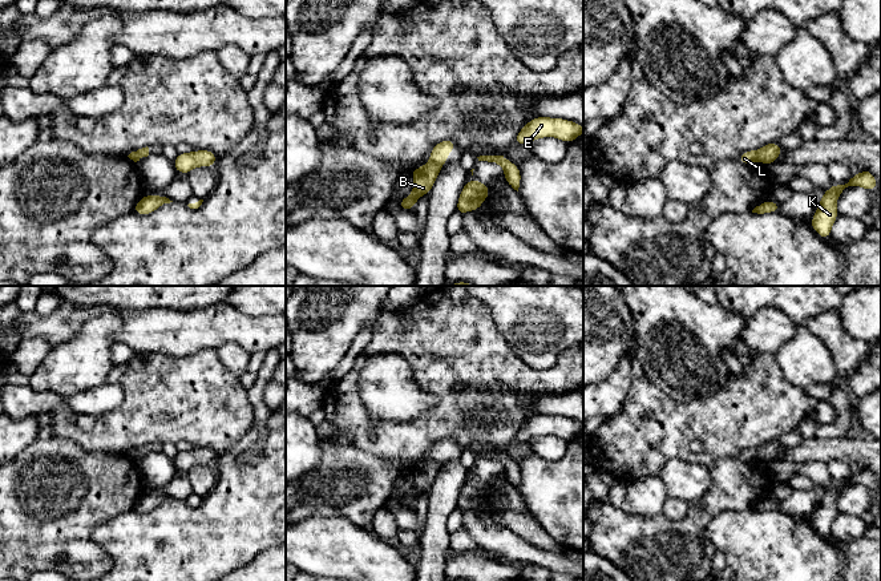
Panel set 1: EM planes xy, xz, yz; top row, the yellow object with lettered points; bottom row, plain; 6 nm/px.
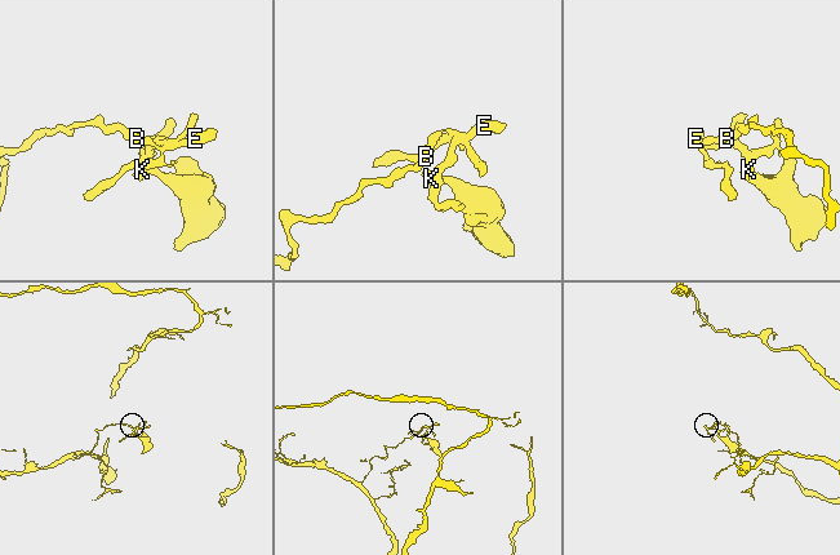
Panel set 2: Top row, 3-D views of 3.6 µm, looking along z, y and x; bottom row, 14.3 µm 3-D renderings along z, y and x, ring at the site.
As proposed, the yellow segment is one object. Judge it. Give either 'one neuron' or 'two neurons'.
two neurons

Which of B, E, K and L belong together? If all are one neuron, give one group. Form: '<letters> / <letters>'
B / E K L

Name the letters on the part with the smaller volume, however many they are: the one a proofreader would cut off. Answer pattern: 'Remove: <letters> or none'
Remove: E, K, L

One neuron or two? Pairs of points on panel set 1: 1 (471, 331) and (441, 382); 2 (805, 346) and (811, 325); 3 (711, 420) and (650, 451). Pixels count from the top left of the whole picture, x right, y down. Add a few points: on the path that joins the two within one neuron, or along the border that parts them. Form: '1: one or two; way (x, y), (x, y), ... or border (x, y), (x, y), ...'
1: one; way (459, 343), (453, 348), (453, 370)
2: two; border (803, 323), (831, 352)
3: one; way (696, 420), (677, 424), (665, 436)

